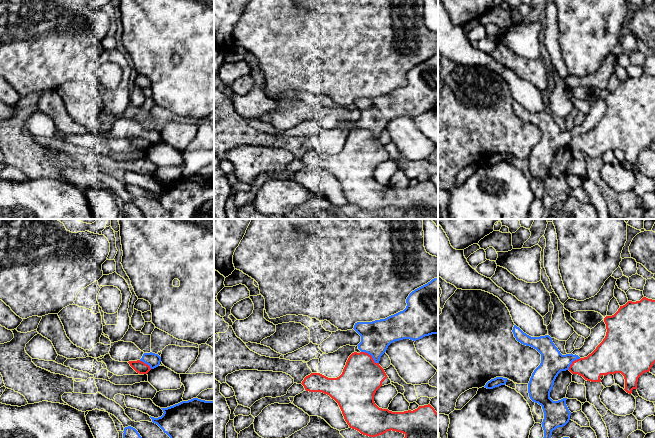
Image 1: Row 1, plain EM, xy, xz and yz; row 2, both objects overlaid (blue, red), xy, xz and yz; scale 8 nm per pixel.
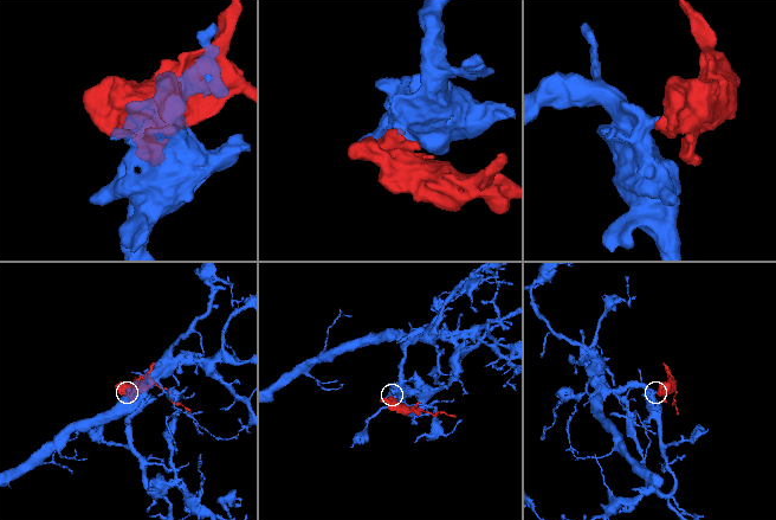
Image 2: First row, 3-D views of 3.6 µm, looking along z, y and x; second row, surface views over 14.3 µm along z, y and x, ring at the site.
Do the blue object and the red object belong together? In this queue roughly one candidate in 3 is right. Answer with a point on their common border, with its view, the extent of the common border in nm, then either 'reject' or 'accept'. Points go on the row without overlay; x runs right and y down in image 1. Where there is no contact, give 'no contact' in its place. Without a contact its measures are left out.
xz (371, 131) | 170 nm | reject

